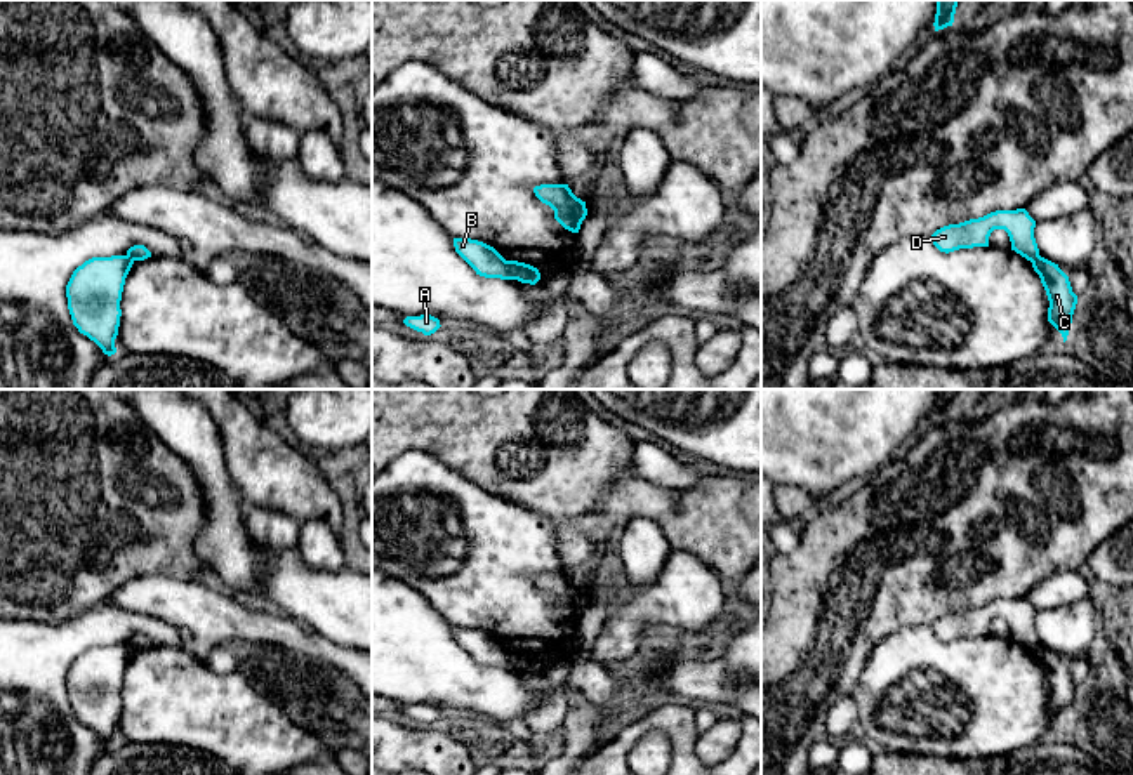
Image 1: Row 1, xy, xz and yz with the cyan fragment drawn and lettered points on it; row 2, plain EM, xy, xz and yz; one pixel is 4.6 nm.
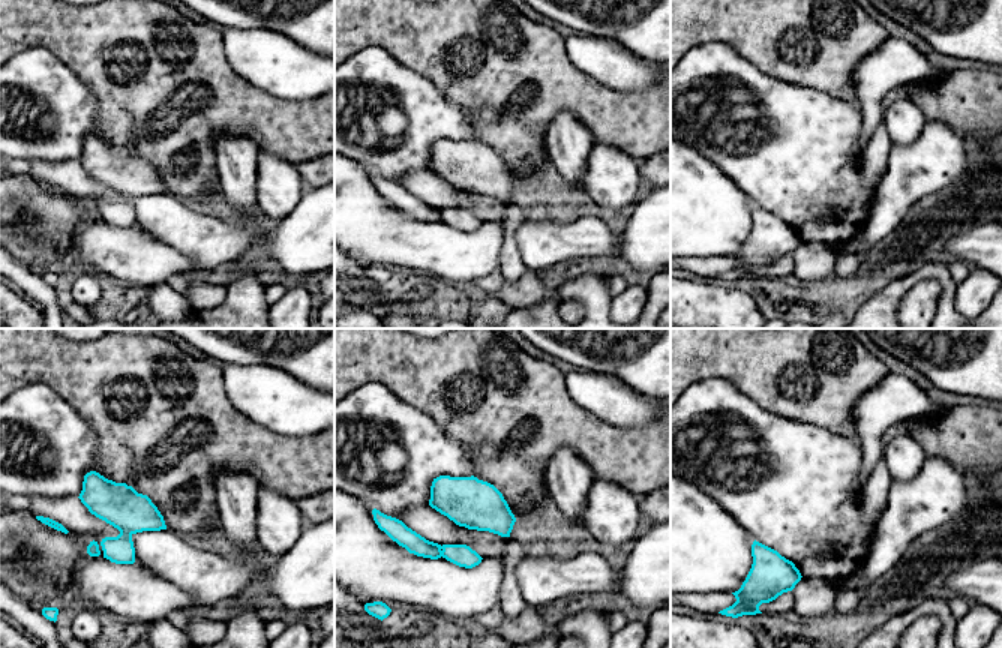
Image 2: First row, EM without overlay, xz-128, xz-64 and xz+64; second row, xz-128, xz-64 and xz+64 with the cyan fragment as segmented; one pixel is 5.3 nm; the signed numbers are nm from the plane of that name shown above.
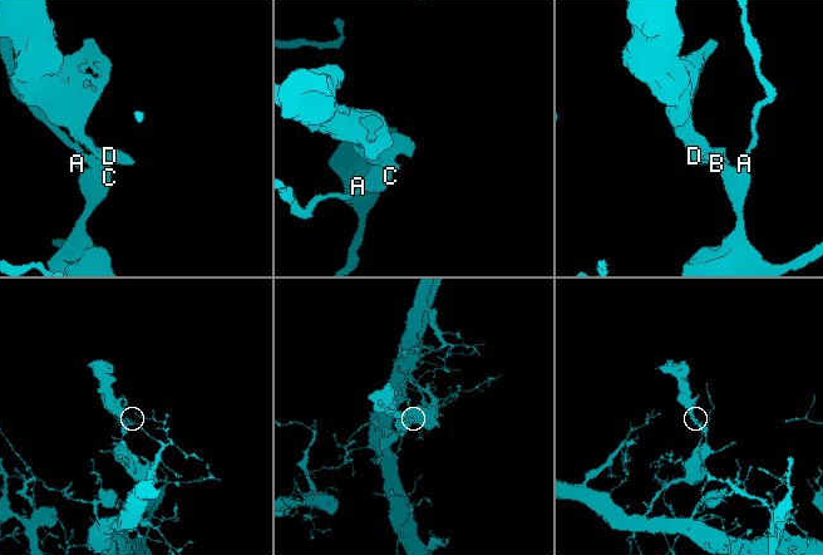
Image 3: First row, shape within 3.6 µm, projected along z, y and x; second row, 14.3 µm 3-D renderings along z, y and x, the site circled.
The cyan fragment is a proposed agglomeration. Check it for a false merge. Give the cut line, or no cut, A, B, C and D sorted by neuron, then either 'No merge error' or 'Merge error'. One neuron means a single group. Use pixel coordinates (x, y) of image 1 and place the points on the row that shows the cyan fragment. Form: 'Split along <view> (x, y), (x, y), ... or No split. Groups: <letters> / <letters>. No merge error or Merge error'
Split along xz (506, 261), (516, 278). Groups: A B C / D. Merge error

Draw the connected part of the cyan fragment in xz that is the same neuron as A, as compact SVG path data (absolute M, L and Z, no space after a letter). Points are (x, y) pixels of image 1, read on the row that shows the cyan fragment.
M431 315L407 316L403 323L424 335L431 335L441 327L440 320Z

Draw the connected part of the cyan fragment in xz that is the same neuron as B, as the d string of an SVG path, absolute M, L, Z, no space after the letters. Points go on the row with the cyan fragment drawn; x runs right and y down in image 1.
M454 238L455 252L485 278L516 280L507 261L490 245L471 240Z

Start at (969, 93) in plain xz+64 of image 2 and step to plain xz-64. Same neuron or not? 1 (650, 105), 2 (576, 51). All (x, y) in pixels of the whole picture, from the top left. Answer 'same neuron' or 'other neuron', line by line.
1: same neuron
2: other neuron

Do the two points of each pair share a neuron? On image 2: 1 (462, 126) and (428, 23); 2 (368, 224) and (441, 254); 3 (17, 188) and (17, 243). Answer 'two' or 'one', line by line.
1: two
2: one
3: one

